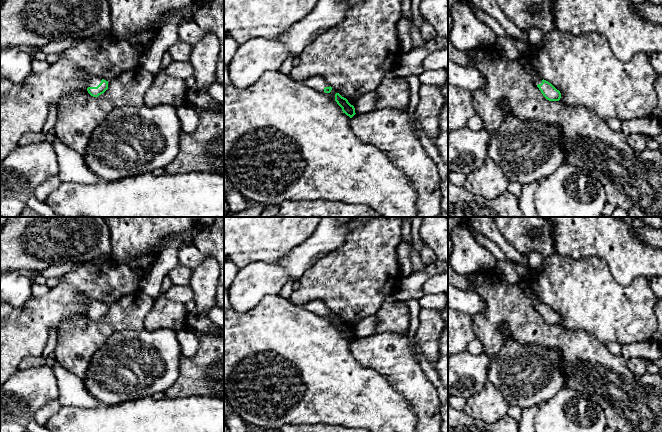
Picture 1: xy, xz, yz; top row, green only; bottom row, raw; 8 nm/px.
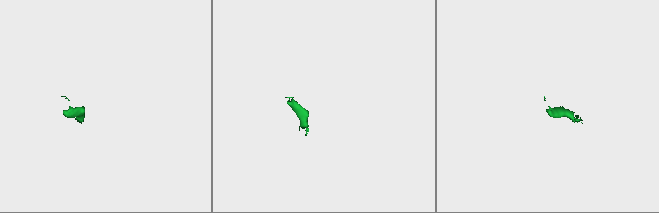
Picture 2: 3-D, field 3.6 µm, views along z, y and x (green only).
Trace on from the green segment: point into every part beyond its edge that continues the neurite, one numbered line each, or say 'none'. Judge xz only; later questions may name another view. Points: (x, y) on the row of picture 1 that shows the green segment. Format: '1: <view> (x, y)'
1: xz (317, 83)

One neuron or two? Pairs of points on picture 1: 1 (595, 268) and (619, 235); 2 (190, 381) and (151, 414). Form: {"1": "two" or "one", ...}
{"1": "two", "2": "two"}

